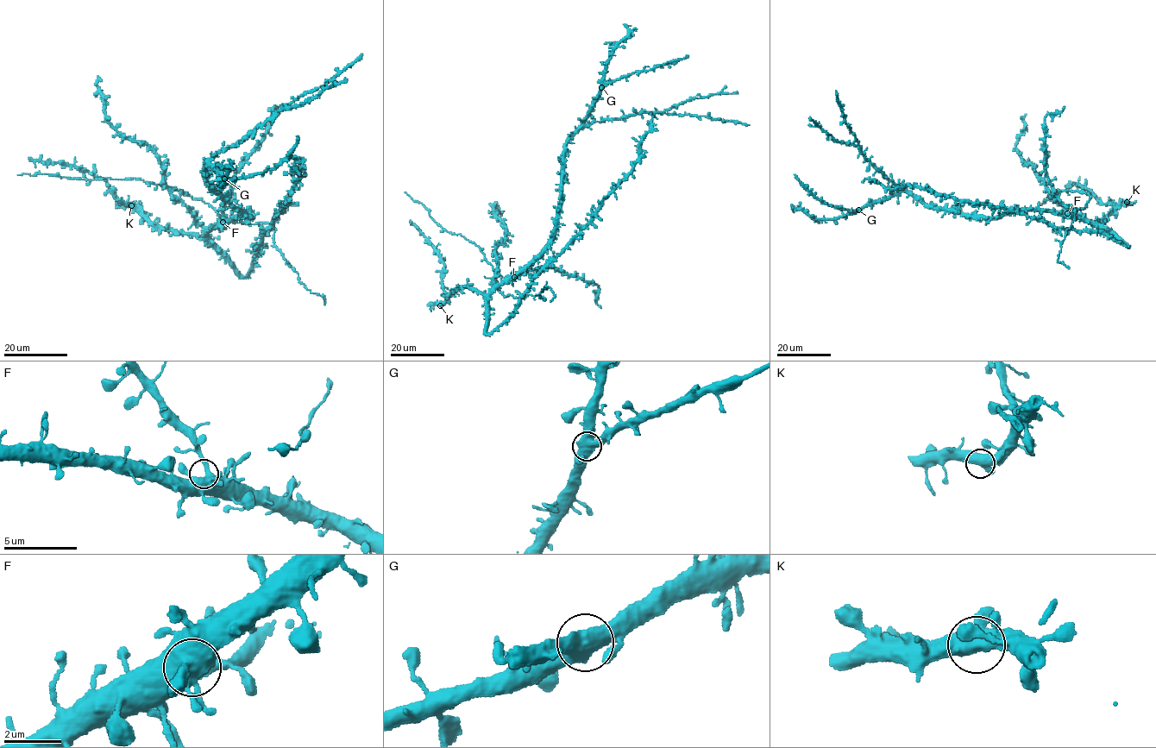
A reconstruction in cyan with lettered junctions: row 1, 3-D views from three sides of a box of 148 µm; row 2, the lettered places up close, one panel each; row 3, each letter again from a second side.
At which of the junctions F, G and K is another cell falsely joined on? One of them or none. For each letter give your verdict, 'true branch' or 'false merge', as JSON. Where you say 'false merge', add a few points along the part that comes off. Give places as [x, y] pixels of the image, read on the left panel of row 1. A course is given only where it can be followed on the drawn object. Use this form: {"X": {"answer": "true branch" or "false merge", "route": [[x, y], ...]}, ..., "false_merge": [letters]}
{"F": {"answer": "true branch"}, "G": {"answer": "true branch"}, "K": {"answer": "true branch"}, "false_merge": []}

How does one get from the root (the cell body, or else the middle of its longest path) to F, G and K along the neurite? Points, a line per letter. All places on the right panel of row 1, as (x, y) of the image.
F: (1096, 225), (1067, 213)
G: (1096, 225), (1050, 211), (1016, 210), (998, 216), (965, 216), (928, 208), (905, 192), (897, 191), (858, 210)
K: (1096, 225), (1096, 221), (1103, 221), (1113, 210), (1127, 202)

